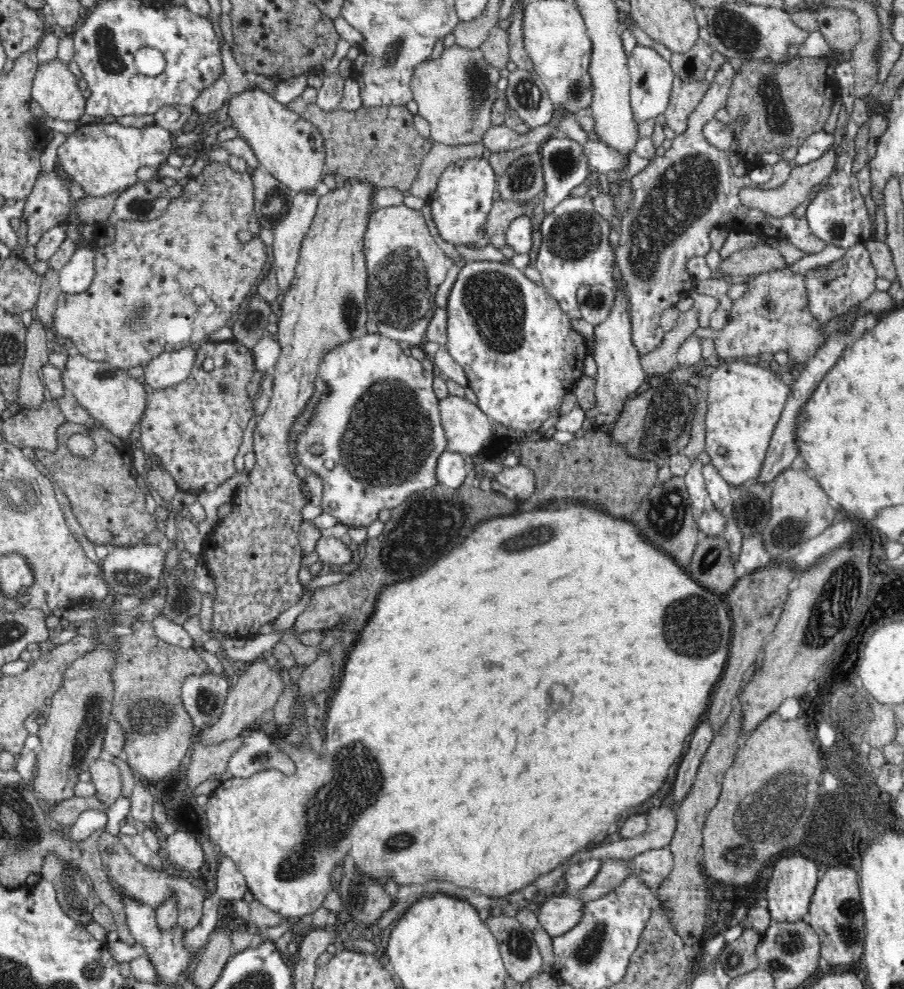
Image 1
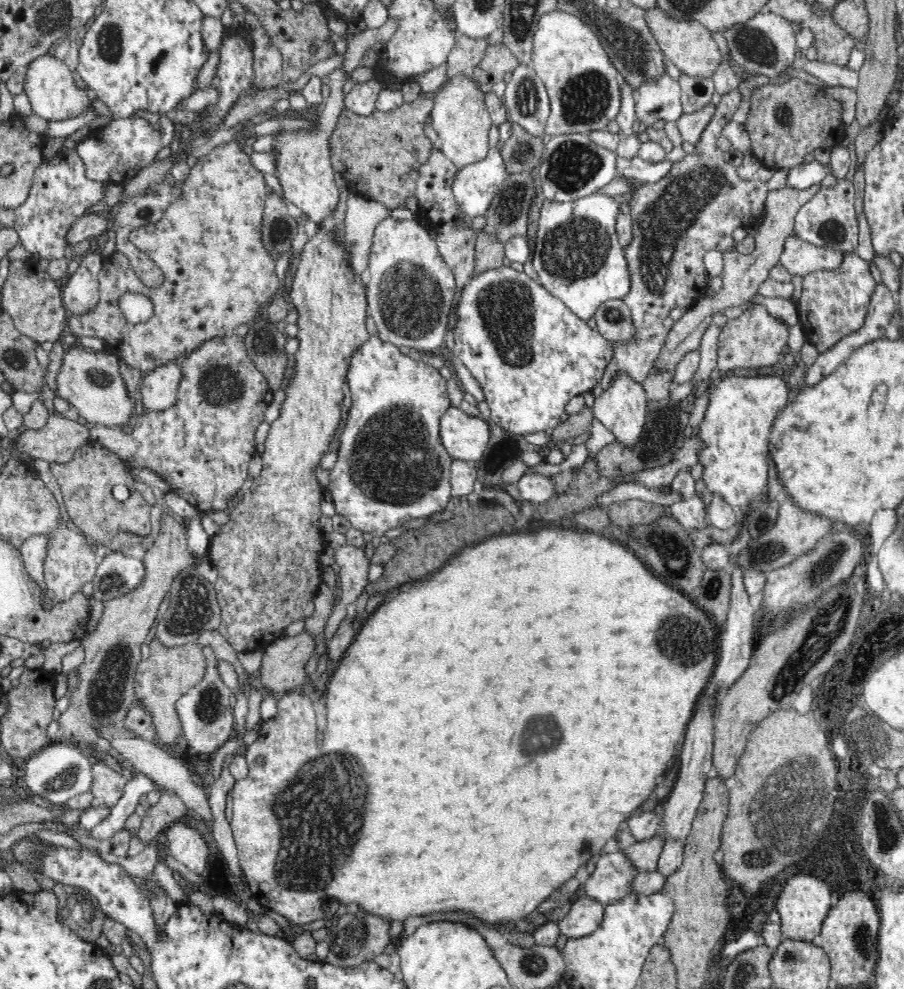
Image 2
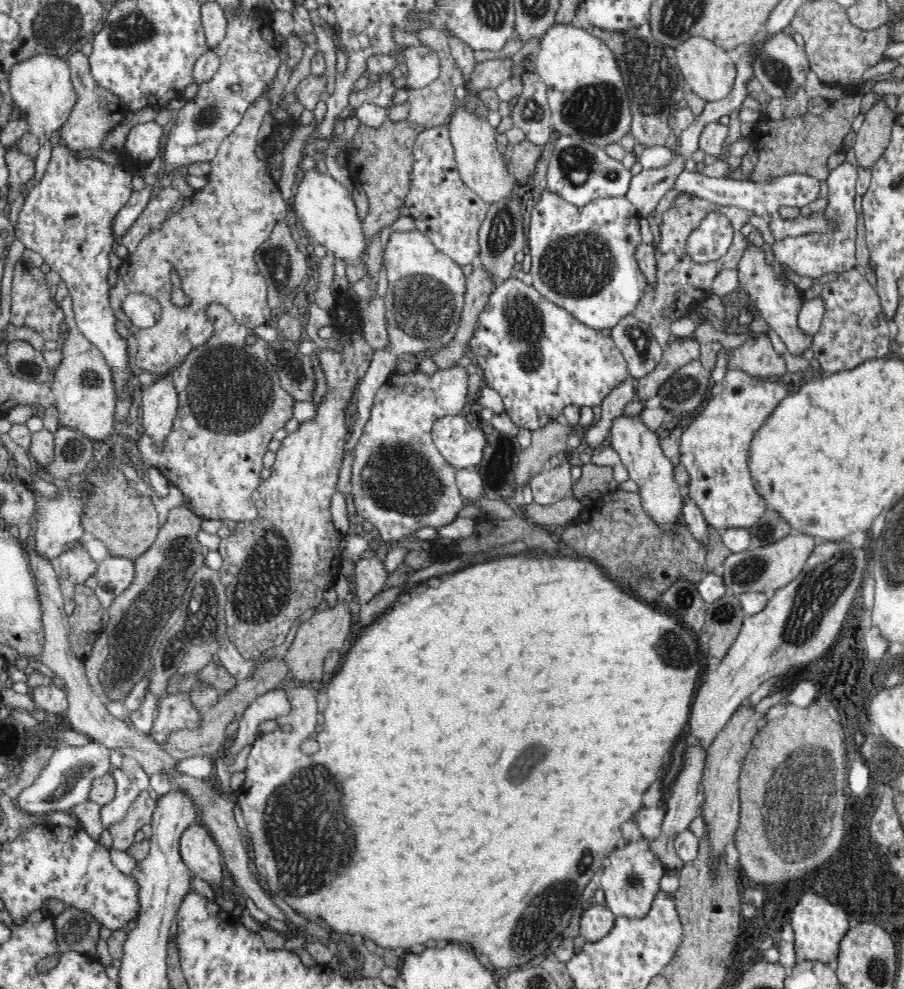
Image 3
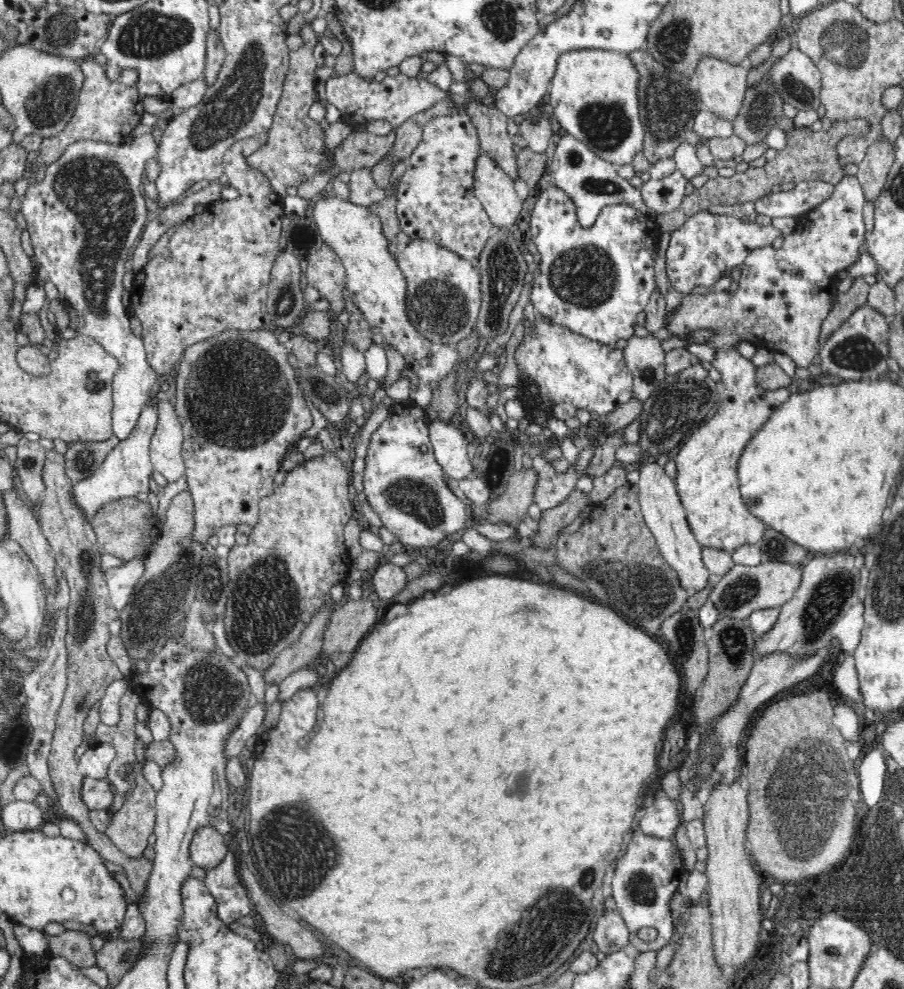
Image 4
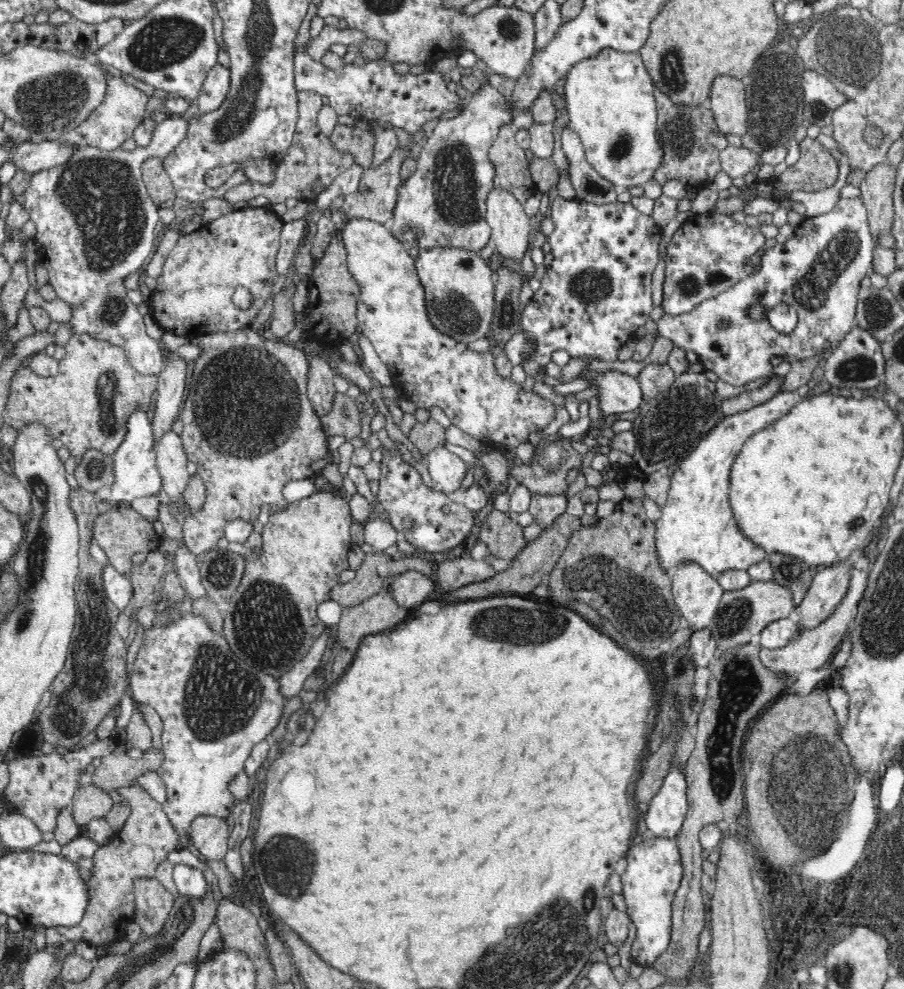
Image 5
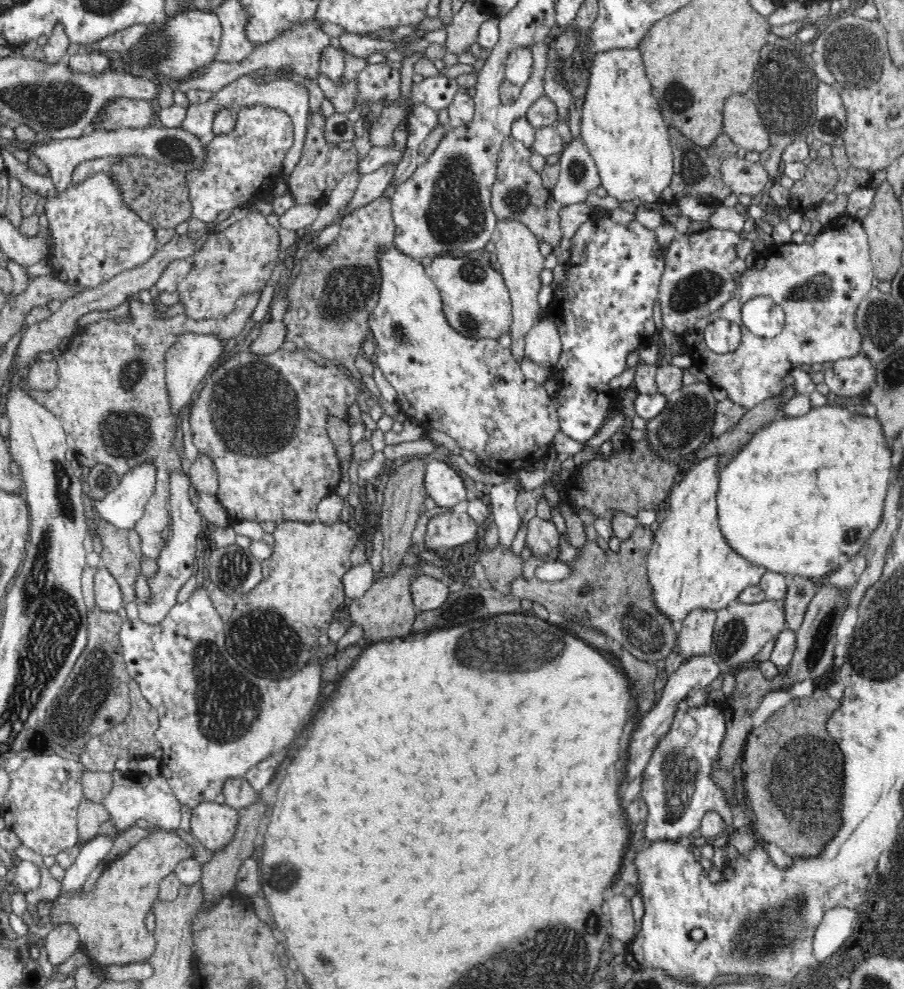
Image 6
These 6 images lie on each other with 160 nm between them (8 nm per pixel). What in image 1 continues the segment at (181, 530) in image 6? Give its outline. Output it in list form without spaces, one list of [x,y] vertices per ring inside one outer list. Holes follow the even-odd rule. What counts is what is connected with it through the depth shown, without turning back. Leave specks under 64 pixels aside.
[[[188,346],[175,352],[164,352],[145,367],[142,381],[149,391],[165,391],[182,383],[191,375],[198,346]]]

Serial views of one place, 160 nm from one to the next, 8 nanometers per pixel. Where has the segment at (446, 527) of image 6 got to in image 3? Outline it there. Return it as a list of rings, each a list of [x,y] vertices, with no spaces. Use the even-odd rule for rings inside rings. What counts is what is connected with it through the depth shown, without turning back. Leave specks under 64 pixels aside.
[[[455,367],[454,369],[442,370],[442,372],[436,372],[432,378],[428,374],[422,374],[422,372],[412,372],[412,374],[394,374],[390,376],[392,380],[388,380],[386,384],[382,384],[379,390],[374,395],[374,405],[372,406],[372,416],[370,416],[370,422],[366,424],[364,428],[364,434],[359,436],[359,440],[356,446],[353,448],[353,461],[352,466],[352,492],[354,492],[354,502],[356,502],[356,512],[360,512],[364,518],[370,520],[370,524],[376,526],[378,529],[378,535],[385,541],[398,541],[403,536],[410,536],[414,534],[416,530],[420,528],[440,528],[440,526],[446,526],[450,524],[454,519],[458,518],[458,512],[462,510],[464,500],[463,496],[459,493],[457,483],[455,480],[457,469],[454,468],[437,449],[434,444],[433,436],[431,433],[432,425],[440,417],[454,416],[456,410],[467,410],[467,396],[468,396],[468,379],[469,374],[467,368]]]

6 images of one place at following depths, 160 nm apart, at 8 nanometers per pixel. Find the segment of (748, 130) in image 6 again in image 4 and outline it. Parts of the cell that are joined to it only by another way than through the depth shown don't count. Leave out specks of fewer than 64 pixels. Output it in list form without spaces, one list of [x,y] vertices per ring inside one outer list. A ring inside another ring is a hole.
[[[702,55],[693,67],[693,76],[703,108],[724,120],[736,120],[745,99],[748,69],[743,65],[724,62],[712,55]]]

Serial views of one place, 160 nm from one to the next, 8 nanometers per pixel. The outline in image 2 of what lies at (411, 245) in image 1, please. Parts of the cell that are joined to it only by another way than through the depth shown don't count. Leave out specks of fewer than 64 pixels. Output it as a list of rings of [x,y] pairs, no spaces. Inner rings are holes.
[[[389,216],[384,218],[378,226],[374,228],[374,238],[371,239],[370,258],[368,258],[368,284],[367,284],[367,313],[371,316],[377,326],[378,336],[382,341],[391,343],[393,346],[414,348],[418,351],[434,351],[445,347],[444,337],[447,334],[448,316],[450,314],[450,302],[454,291],[454,273],[445,263],[441,251],[438,250],[435,239],[428,233],[428,229],[422,222],[416,223],[414,219],[396,220]]]

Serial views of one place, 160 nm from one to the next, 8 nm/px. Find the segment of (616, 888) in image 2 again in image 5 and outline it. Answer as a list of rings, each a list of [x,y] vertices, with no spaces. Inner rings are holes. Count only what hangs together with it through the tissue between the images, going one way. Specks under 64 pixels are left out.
[[[646,833],[632,843],[626,857],[626,868],[621,874],[627,914],[636,926],[631,946],[631,962],[652,966],[670,944],[672,902],[683,878],[683,863],[676,838],[653,837]]]

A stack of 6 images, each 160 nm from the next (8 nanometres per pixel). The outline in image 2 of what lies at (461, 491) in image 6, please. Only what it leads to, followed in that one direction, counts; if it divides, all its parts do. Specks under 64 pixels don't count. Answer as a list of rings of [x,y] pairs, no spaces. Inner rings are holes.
[[[450,406],[440,420],[439,435],[453,460],[480,460],[489,443],[488,421]]]

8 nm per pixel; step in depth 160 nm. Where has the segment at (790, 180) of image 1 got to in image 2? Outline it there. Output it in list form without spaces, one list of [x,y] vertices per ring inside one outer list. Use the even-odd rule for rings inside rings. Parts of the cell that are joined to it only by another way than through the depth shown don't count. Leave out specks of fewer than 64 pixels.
[[[820,182],[810,186],[808,190],[796,190],[789,186],[768,191],[765,200],[765,213],[763,222],[758,225],[759,234],[755,238],[755,249],[749,255],[742,255],[733,250],[724,250],[723,255],[723,287],[719,291],[709,290],[701,298],[695,299],[691,306],[687,308],[682,317],[677,320],[669,330],[668,338],[660,355],[655,360],[653,369],[660,373],[670,373],[672,375],[676,366],[682,358],[690,352],[699,349],[701,339],[707,326],[710,326],[714,313],[722,313],[731,306],[746,305],[754,294],[758,293],[758,288],[768,277],[769,270],[779,263],[785,240],[792,235],[796,215],[803,204],[806,204],[819,190]]]

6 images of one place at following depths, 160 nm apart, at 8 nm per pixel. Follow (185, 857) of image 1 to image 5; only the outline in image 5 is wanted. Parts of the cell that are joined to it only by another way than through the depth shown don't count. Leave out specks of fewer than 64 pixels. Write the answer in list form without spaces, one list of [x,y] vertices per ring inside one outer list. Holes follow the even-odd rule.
[[[198,817],[190,826],[190,836],[203,857],[220,861],[225,858],[228,849],[230,830],[229,819]]]

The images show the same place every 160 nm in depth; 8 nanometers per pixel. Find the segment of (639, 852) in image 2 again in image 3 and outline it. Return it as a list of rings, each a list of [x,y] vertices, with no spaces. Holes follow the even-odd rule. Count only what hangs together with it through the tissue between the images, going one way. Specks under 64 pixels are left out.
[[[688,746],[683,757],[683,768],[679,775],[674,779],[674,786],[670,792],[670,798],[663,804],[665,809],[664,823],[659,838],[651,842],[652,851],[657,858],[664,863],[667,868],[680,869],[685,862],[682,861],[675,852],[674,844],[676,838],[690,827],[690,824],[699,814],[701,808],[701,790],[700,782],[703,778],[704,766],[706,766],[706,757],[702,757],[702,753],[698,753],[698,749],[690,749]]]

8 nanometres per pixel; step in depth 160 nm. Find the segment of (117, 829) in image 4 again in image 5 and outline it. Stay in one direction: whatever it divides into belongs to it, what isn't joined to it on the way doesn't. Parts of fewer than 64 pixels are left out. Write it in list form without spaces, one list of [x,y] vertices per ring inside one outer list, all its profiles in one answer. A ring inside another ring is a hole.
[[[139,784],[116,788],[129,801],[131,814],[117,835],[112,836],[106,846],[101,846],[94,854],[91,893],[83,919],[73,927],[55,929],[68,940],[80,940],[100,948],[124,936],[126,926],[134,921],[134,880],[153,879],[158,864],[166,860],[168,853],[176,849],[176,835],[167,815],[162,812],[162,804],[143,790]]]

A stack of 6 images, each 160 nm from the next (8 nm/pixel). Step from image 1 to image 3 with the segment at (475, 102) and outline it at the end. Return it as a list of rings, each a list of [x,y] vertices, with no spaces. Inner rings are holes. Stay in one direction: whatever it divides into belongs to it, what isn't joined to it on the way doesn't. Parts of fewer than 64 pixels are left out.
[[[458,106],[456,114],[452,116],[447,136],[451,138],[454,162],[466,186],[478,194],[488,205],[492,202],[508,200],[510,194],[514,193],[516,180],[510,171],[506,171],[502,155],[498,151],[496,131],[488,123],[486,116],[472,112],[472,110],[464,112],[464,108]]]

